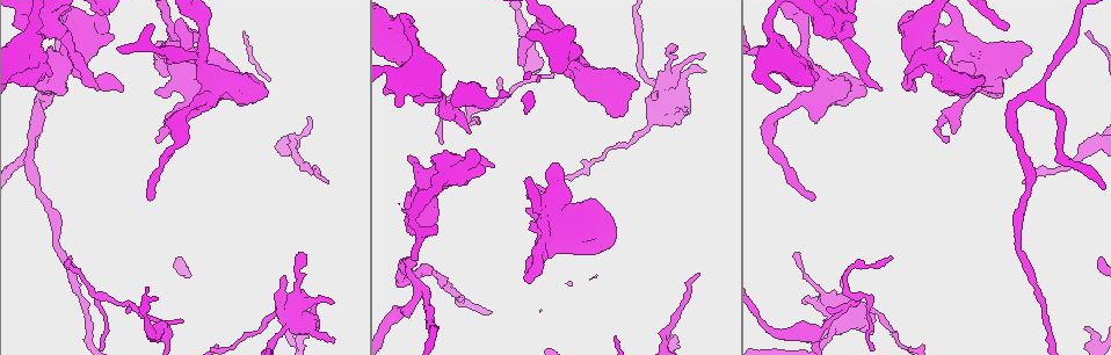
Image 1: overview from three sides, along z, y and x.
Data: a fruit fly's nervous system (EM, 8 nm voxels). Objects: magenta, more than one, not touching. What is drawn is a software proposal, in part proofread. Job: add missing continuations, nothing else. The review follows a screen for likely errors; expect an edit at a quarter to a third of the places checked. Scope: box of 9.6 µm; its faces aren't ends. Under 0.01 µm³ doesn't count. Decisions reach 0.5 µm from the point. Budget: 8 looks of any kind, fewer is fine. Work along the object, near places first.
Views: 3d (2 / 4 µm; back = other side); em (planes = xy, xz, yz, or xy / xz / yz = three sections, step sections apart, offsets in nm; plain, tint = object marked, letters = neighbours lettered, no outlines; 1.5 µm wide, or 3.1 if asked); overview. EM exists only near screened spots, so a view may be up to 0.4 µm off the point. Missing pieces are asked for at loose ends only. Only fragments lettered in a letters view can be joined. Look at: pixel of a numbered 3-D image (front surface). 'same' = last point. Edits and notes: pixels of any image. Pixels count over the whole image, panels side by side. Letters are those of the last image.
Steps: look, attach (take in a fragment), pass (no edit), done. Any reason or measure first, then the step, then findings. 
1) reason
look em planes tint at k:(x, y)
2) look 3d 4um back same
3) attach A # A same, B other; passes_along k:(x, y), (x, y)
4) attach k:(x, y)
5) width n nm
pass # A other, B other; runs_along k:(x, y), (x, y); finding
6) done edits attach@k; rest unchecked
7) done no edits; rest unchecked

stops while still wide
look 3d 2um at 1:(1006, 75)

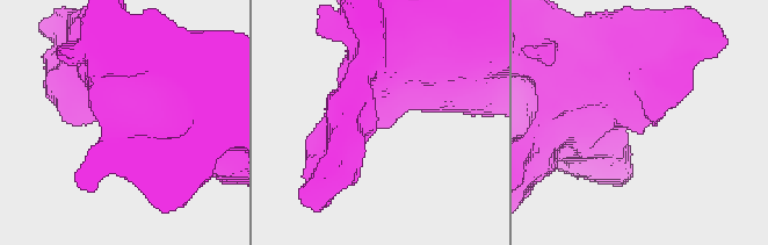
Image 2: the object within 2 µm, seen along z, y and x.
look em planes letters at 2:(642, 130)

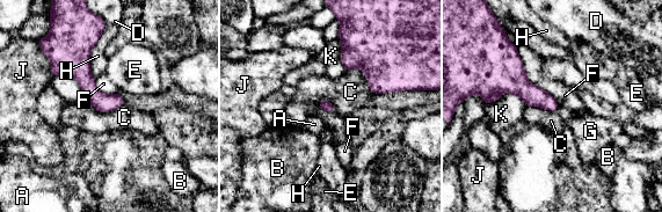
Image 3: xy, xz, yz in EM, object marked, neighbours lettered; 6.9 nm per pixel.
longest_contact F 500 nm
pass # A other, B other, C other, D other, E other, F other, G other, H other, J other, K other; border 3:(346, 71), (359, 68), (373, 93); none of them fits

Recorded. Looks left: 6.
an open end
look 3d 4um at 1:(915, 90)

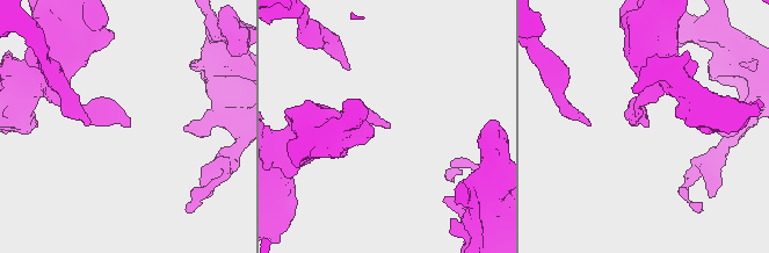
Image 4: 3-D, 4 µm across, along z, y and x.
look em xy step 4 tint at 4:(648, 125)

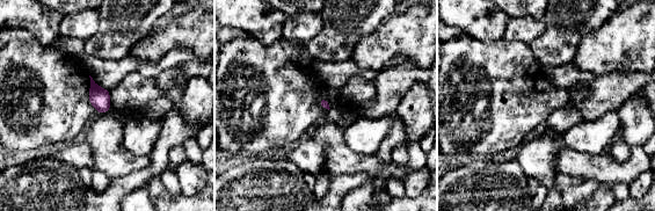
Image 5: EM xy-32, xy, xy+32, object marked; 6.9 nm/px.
look em planes letters same

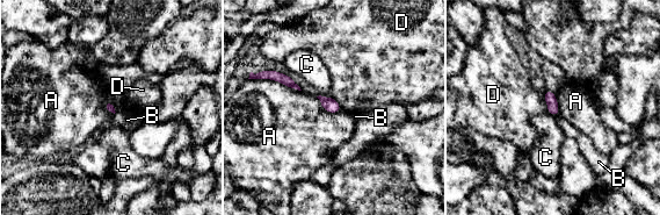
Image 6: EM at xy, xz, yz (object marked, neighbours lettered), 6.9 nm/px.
pass # A other, B other, C other, D other; border 6:(260, 78), (276, 79), (301, 91); none of them fits

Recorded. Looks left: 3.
tapers out
look 3d 4um back at 1:(441, 140)

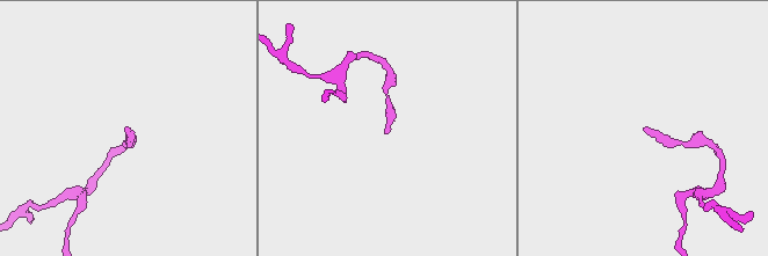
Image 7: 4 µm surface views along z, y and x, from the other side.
shape alone is not enough
look em xz step 4 letters at 7:(126, 128)

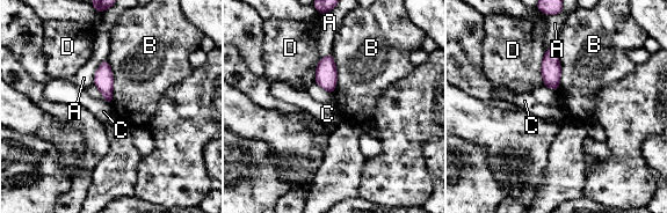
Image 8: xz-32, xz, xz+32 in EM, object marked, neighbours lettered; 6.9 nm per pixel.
pass # A other, B other, C other, D other; border 8:(557, 36), (560, 67), (558, 89); no lettered fragment goes on from it

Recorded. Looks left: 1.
done no edits; rest unchecked

